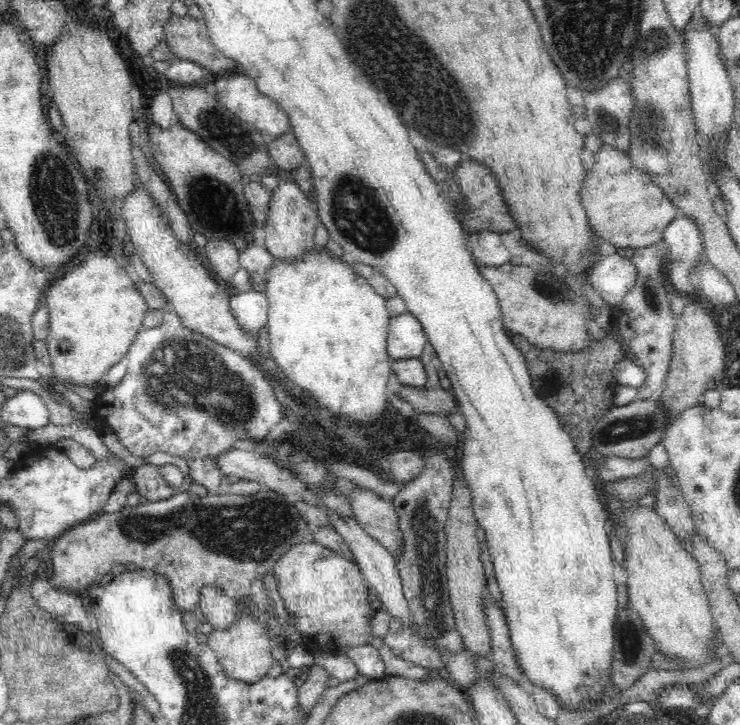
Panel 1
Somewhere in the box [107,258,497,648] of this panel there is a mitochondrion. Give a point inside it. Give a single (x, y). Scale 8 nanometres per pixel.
(255, 530)

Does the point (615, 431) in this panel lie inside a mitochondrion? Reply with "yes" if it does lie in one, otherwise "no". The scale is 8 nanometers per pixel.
yes

